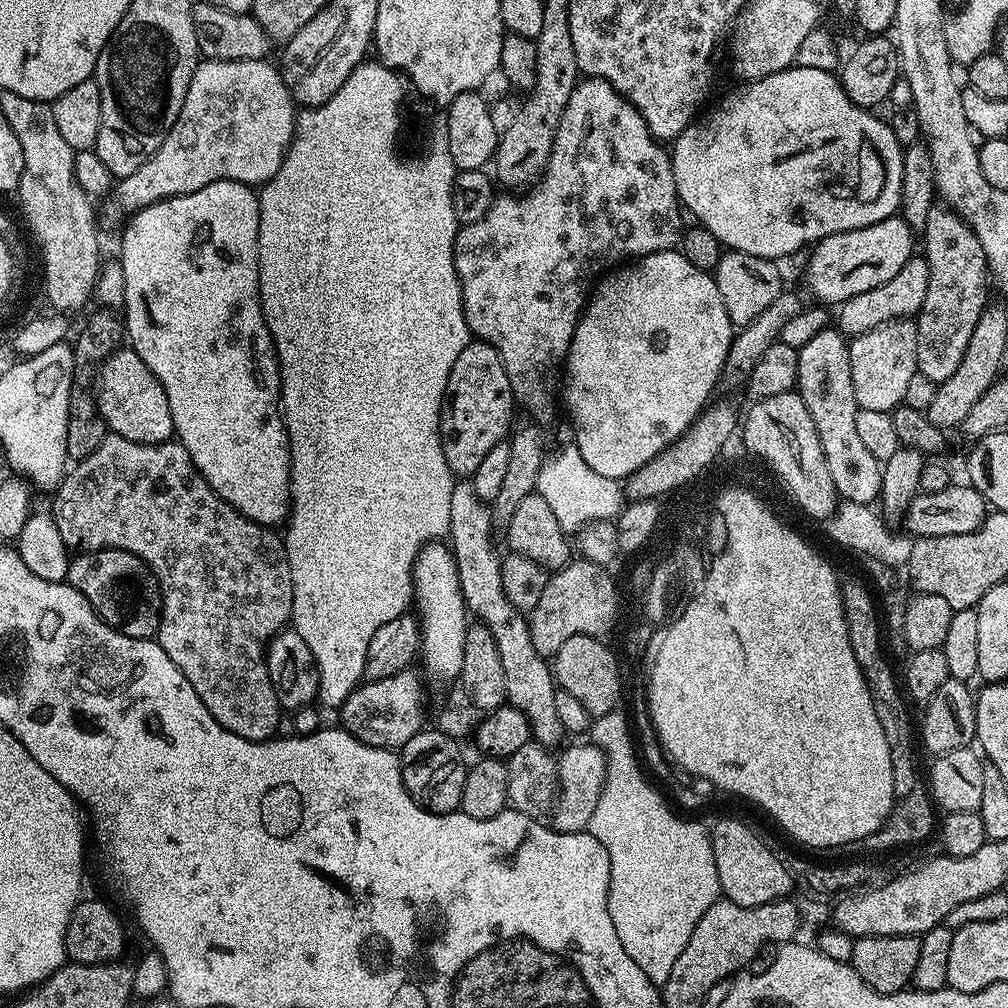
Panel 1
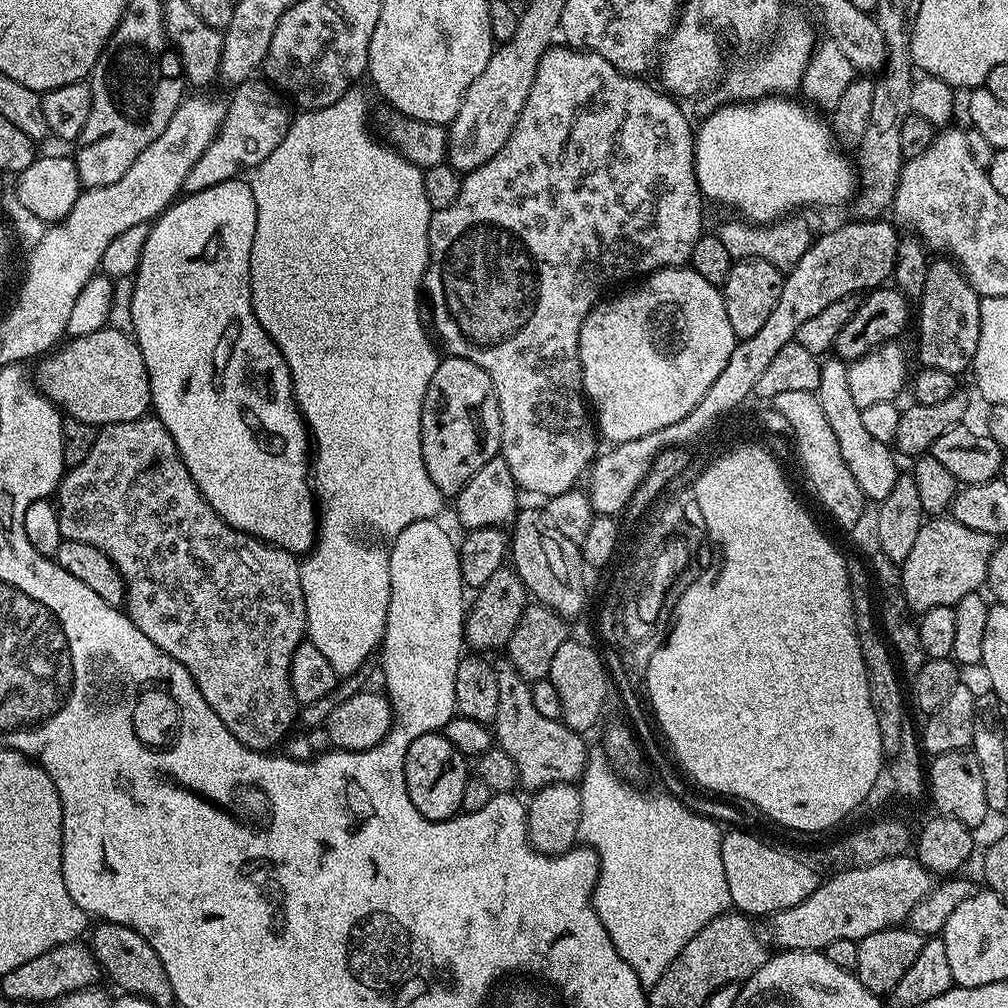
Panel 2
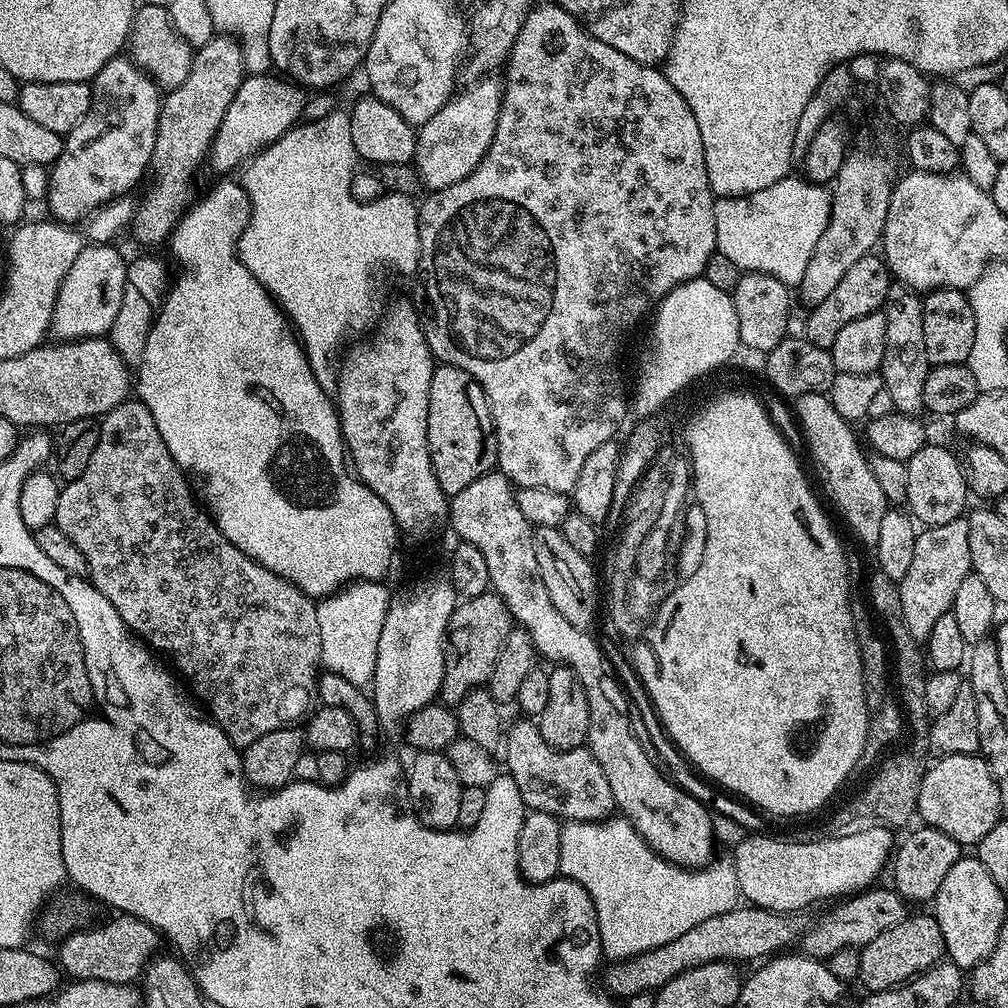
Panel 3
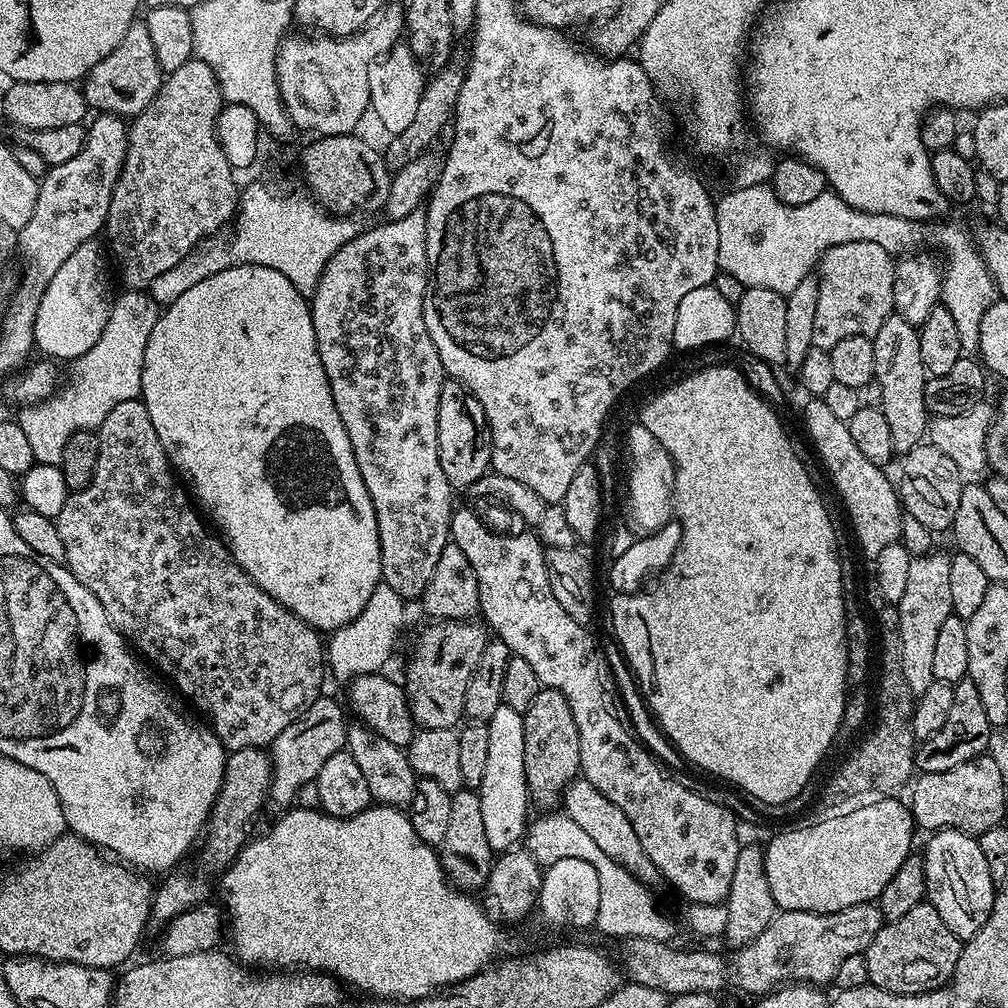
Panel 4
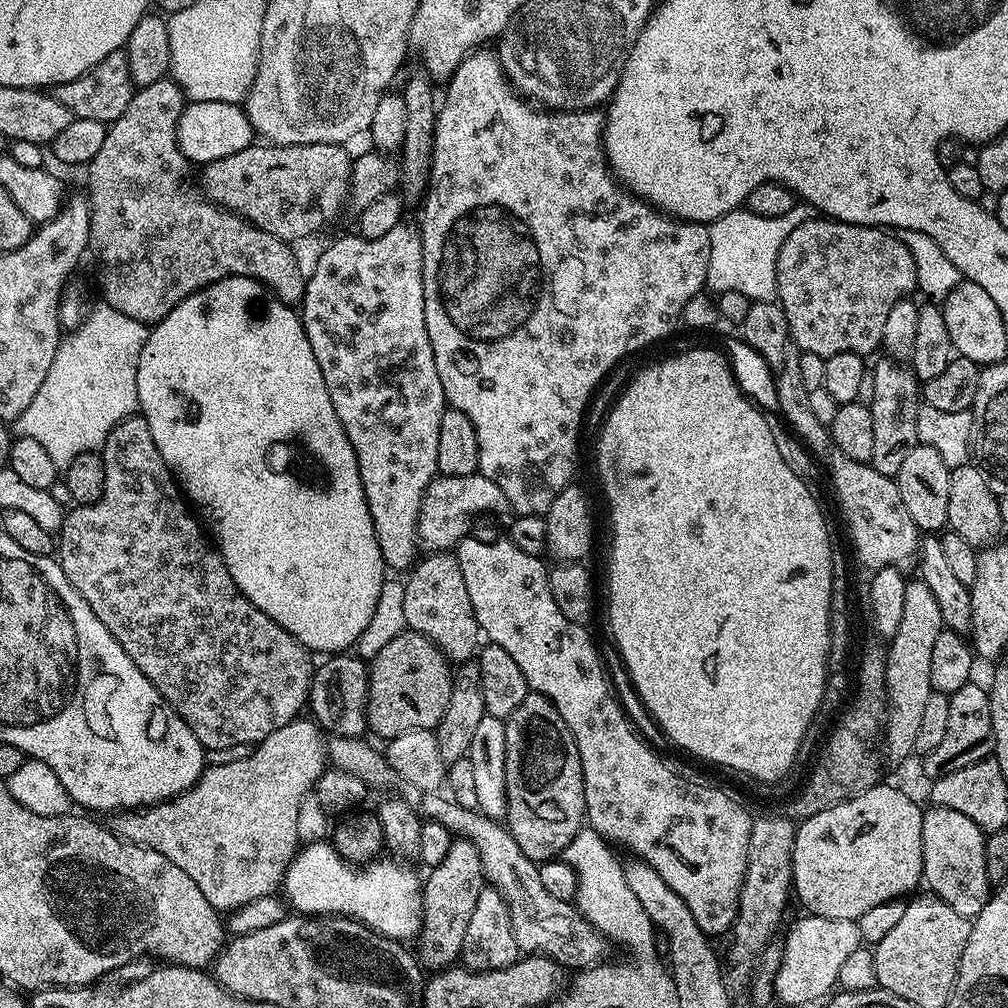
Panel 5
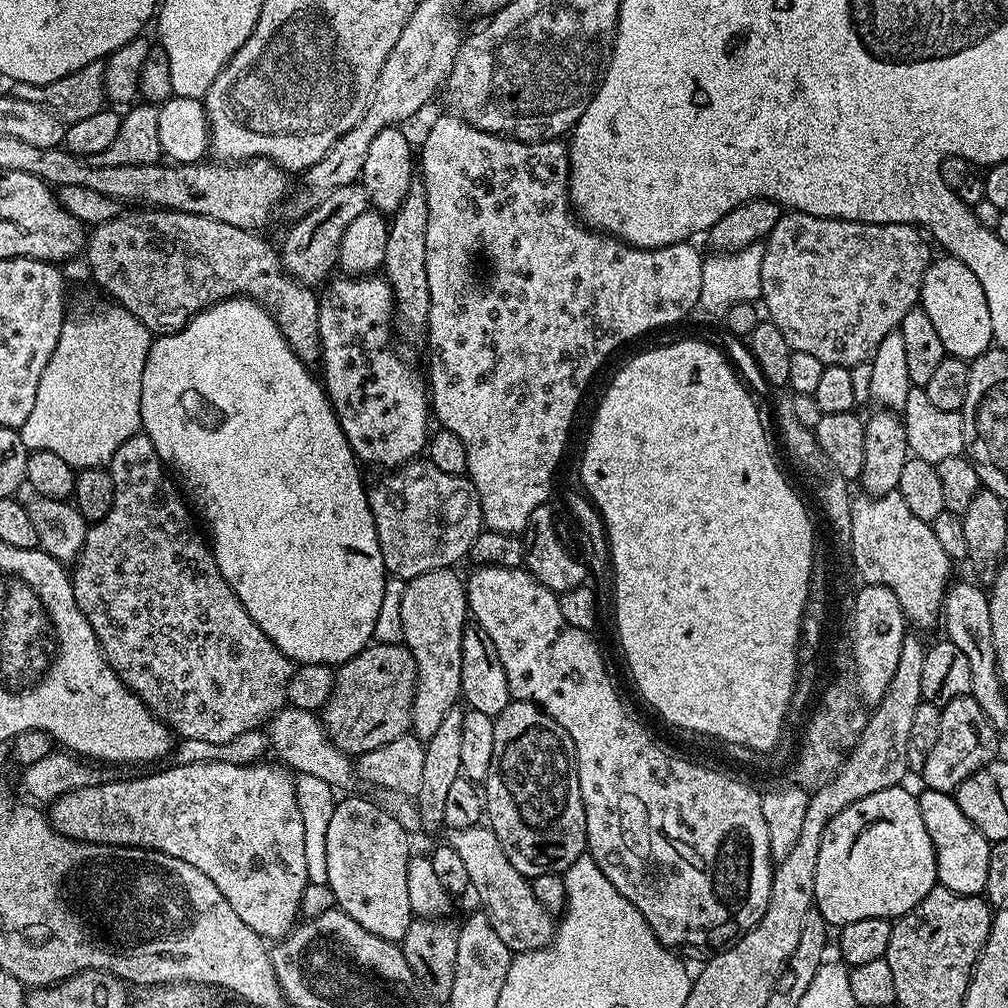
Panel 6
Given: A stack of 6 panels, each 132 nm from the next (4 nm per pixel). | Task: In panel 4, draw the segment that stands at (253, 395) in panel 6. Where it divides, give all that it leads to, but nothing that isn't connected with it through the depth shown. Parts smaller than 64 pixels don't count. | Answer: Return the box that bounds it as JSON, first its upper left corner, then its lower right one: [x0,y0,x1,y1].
[140,264,382,634]

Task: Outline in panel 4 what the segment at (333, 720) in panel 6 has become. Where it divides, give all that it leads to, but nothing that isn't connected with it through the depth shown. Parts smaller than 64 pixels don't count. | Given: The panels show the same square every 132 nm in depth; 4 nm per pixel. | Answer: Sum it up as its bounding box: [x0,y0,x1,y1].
[402,618,490,729]

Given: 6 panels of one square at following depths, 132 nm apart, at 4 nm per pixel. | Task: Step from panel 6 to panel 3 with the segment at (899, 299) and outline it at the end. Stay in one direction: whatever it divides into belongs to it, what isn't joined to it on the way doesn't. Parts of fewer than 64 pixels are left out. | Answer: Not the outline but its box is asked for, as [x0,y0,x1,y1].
[802,254,889,349]

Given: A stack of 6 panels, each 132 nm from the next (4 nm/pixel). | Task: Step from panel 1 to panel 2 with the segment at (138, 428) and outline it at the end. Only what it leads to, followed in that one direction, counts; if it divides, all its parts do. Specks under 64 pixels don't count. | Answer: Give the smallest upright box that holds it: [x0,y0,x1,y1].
[38,326,152,426]

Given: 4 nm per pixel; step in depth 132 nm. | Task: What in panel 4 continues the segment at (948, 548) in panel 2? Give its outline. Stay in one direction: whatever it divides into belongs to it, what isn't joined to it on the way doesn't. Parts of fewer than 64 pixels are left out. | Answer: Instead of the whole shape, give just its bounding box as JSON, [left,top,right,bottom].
[898,550,954,697]

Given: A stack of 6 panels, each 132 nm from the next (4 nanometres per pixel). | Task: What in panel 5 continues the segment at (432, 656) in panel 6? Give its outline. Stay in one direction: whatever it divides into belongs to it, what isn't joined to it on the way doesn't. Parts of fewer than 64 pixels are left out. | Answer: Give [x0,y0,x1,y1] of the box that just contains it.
[403,551,482,665]

